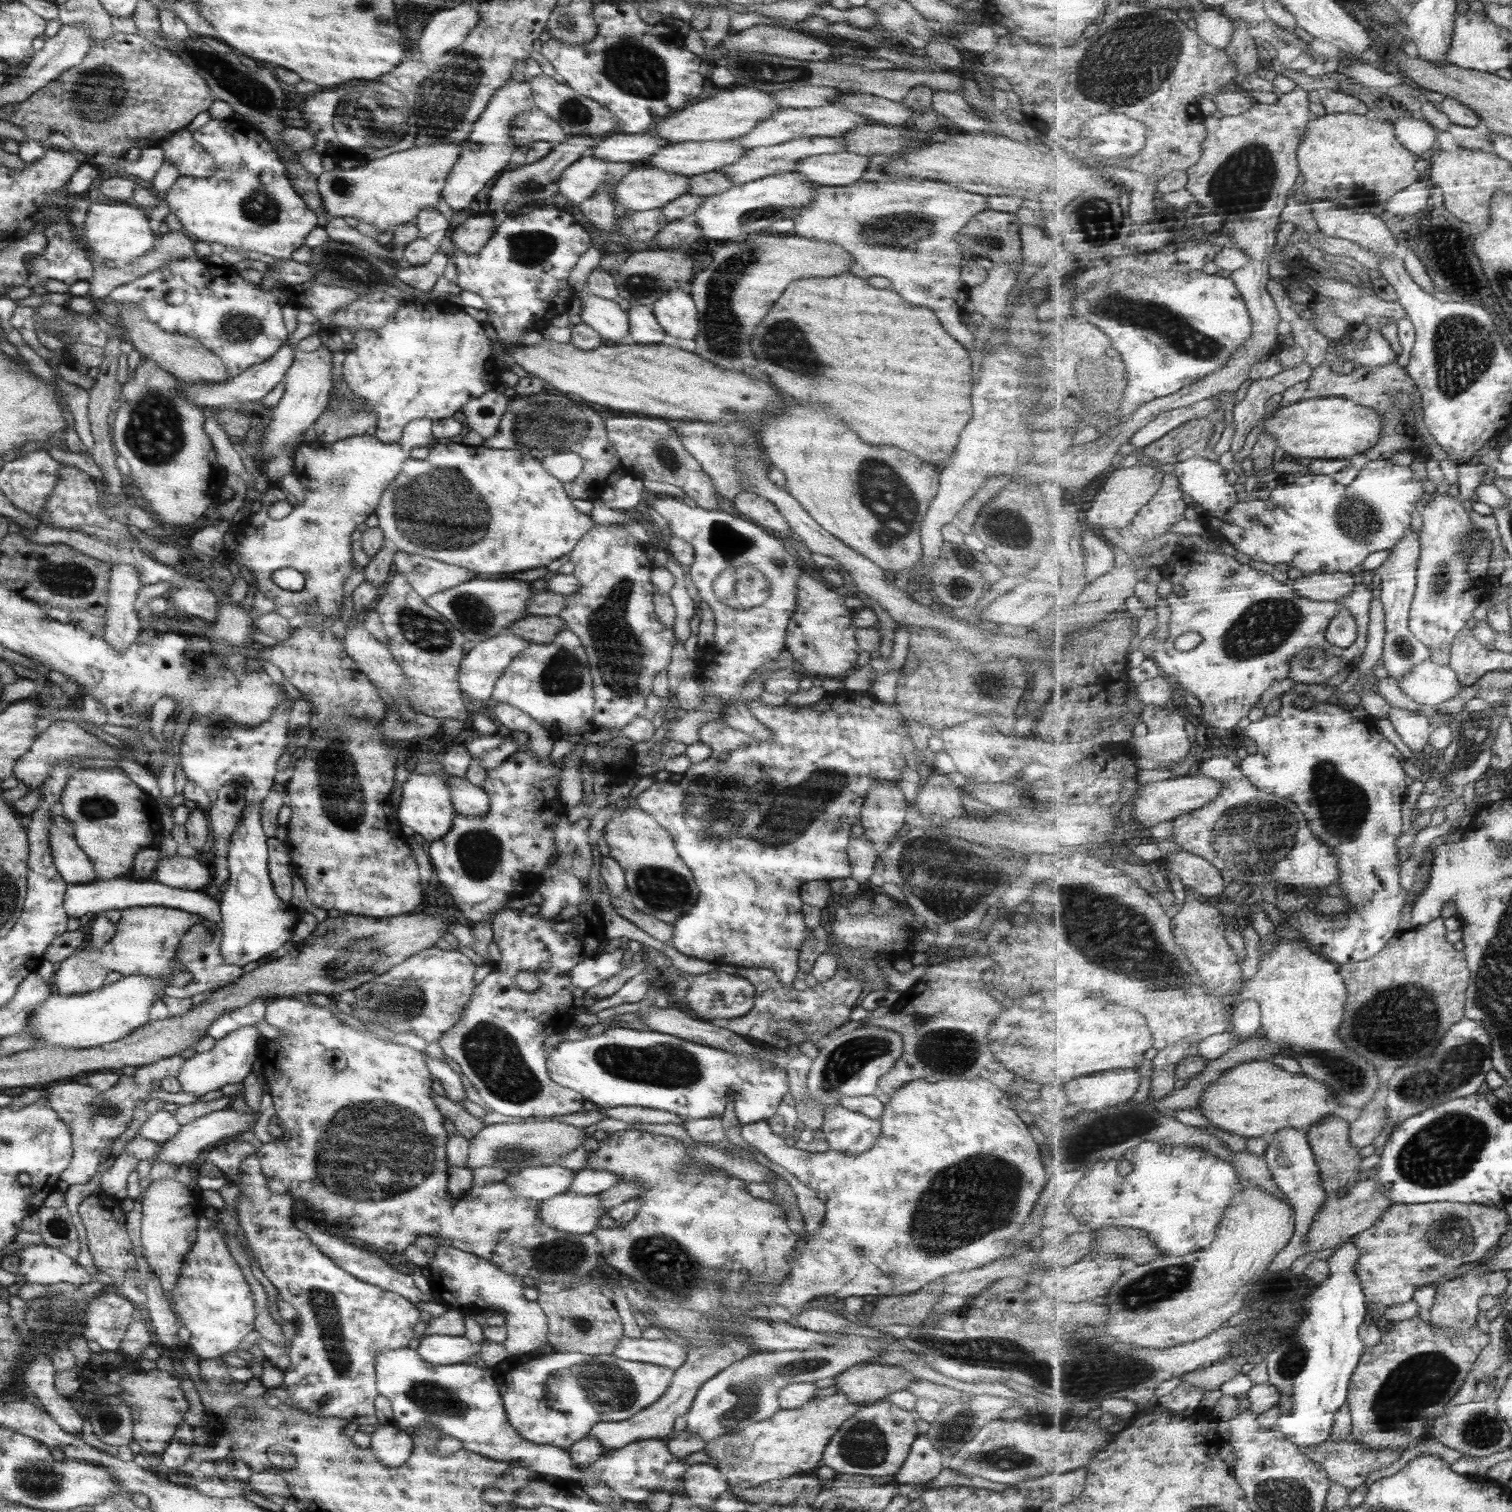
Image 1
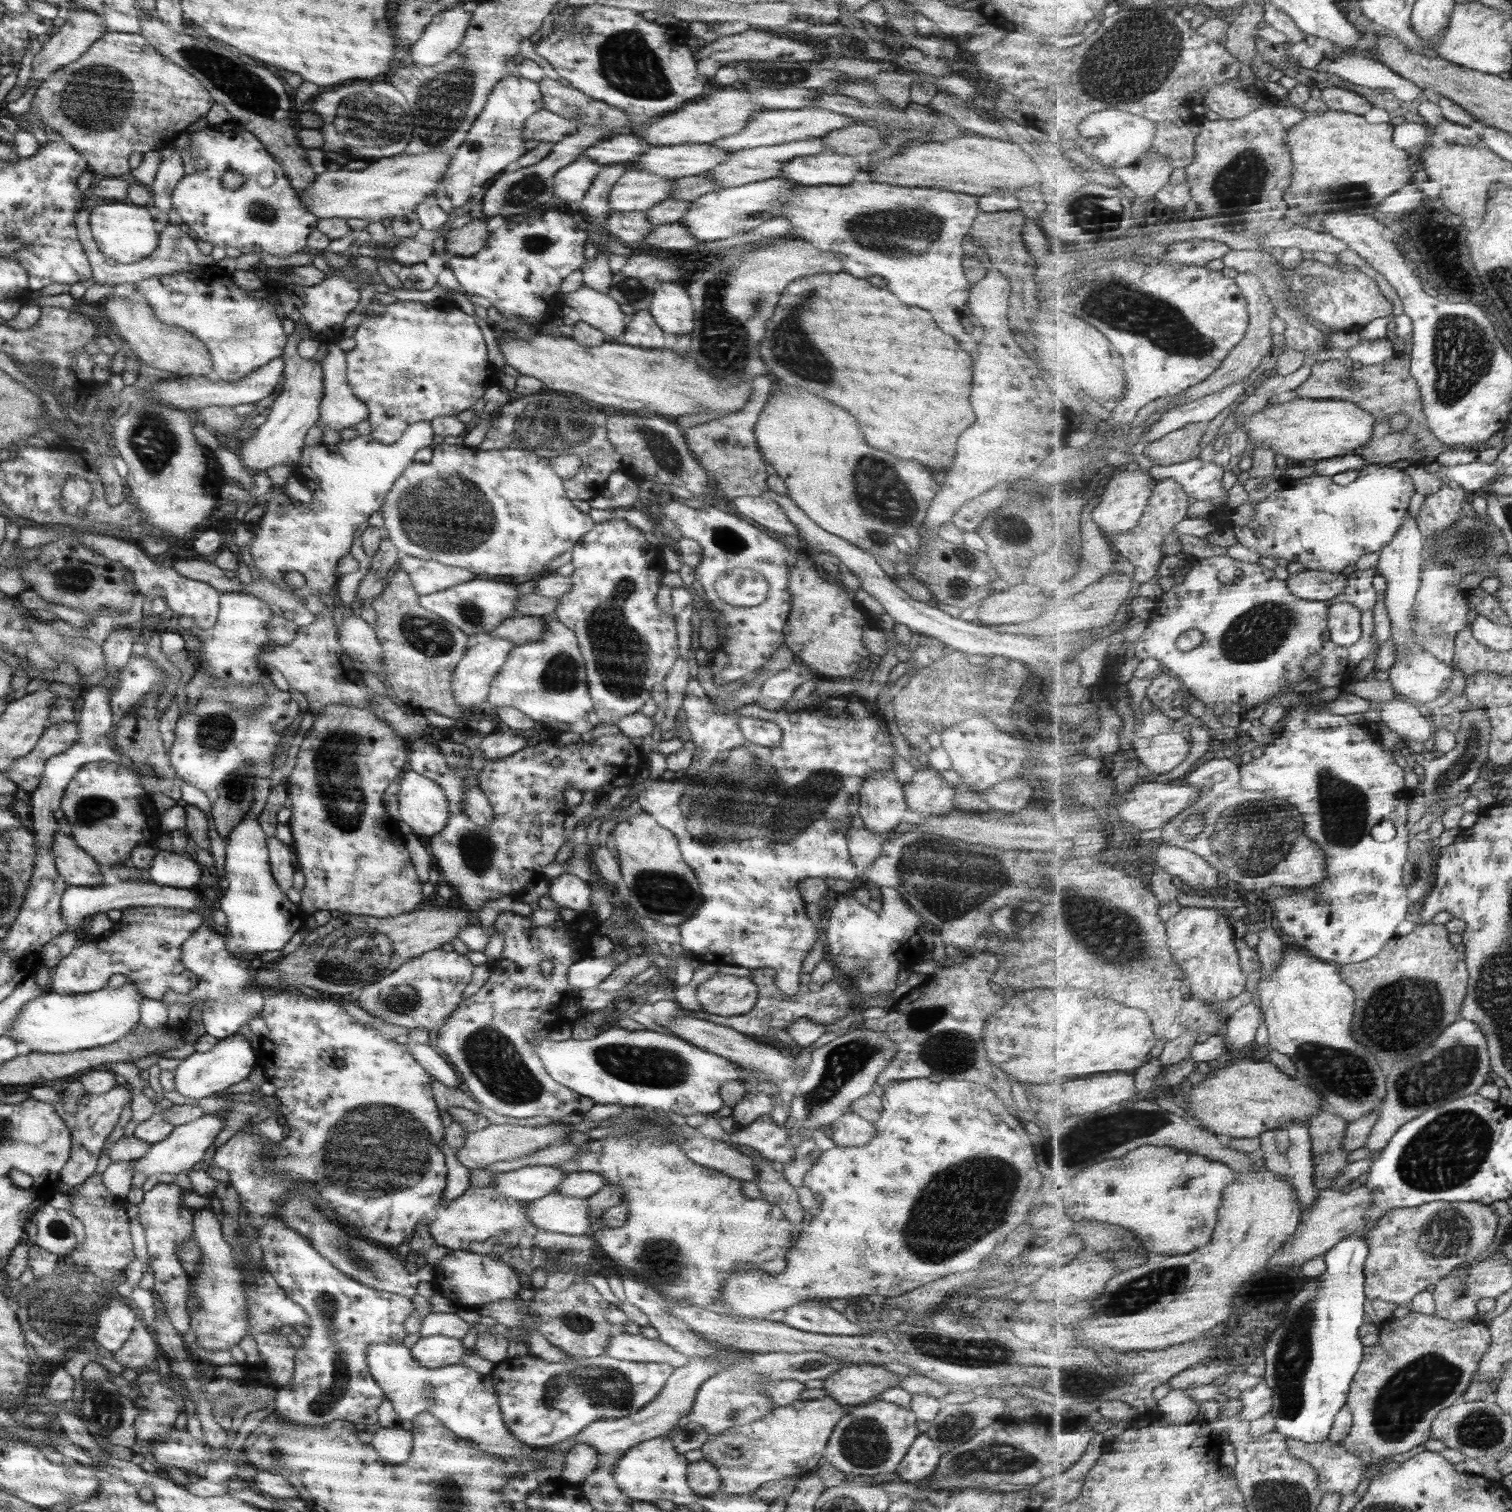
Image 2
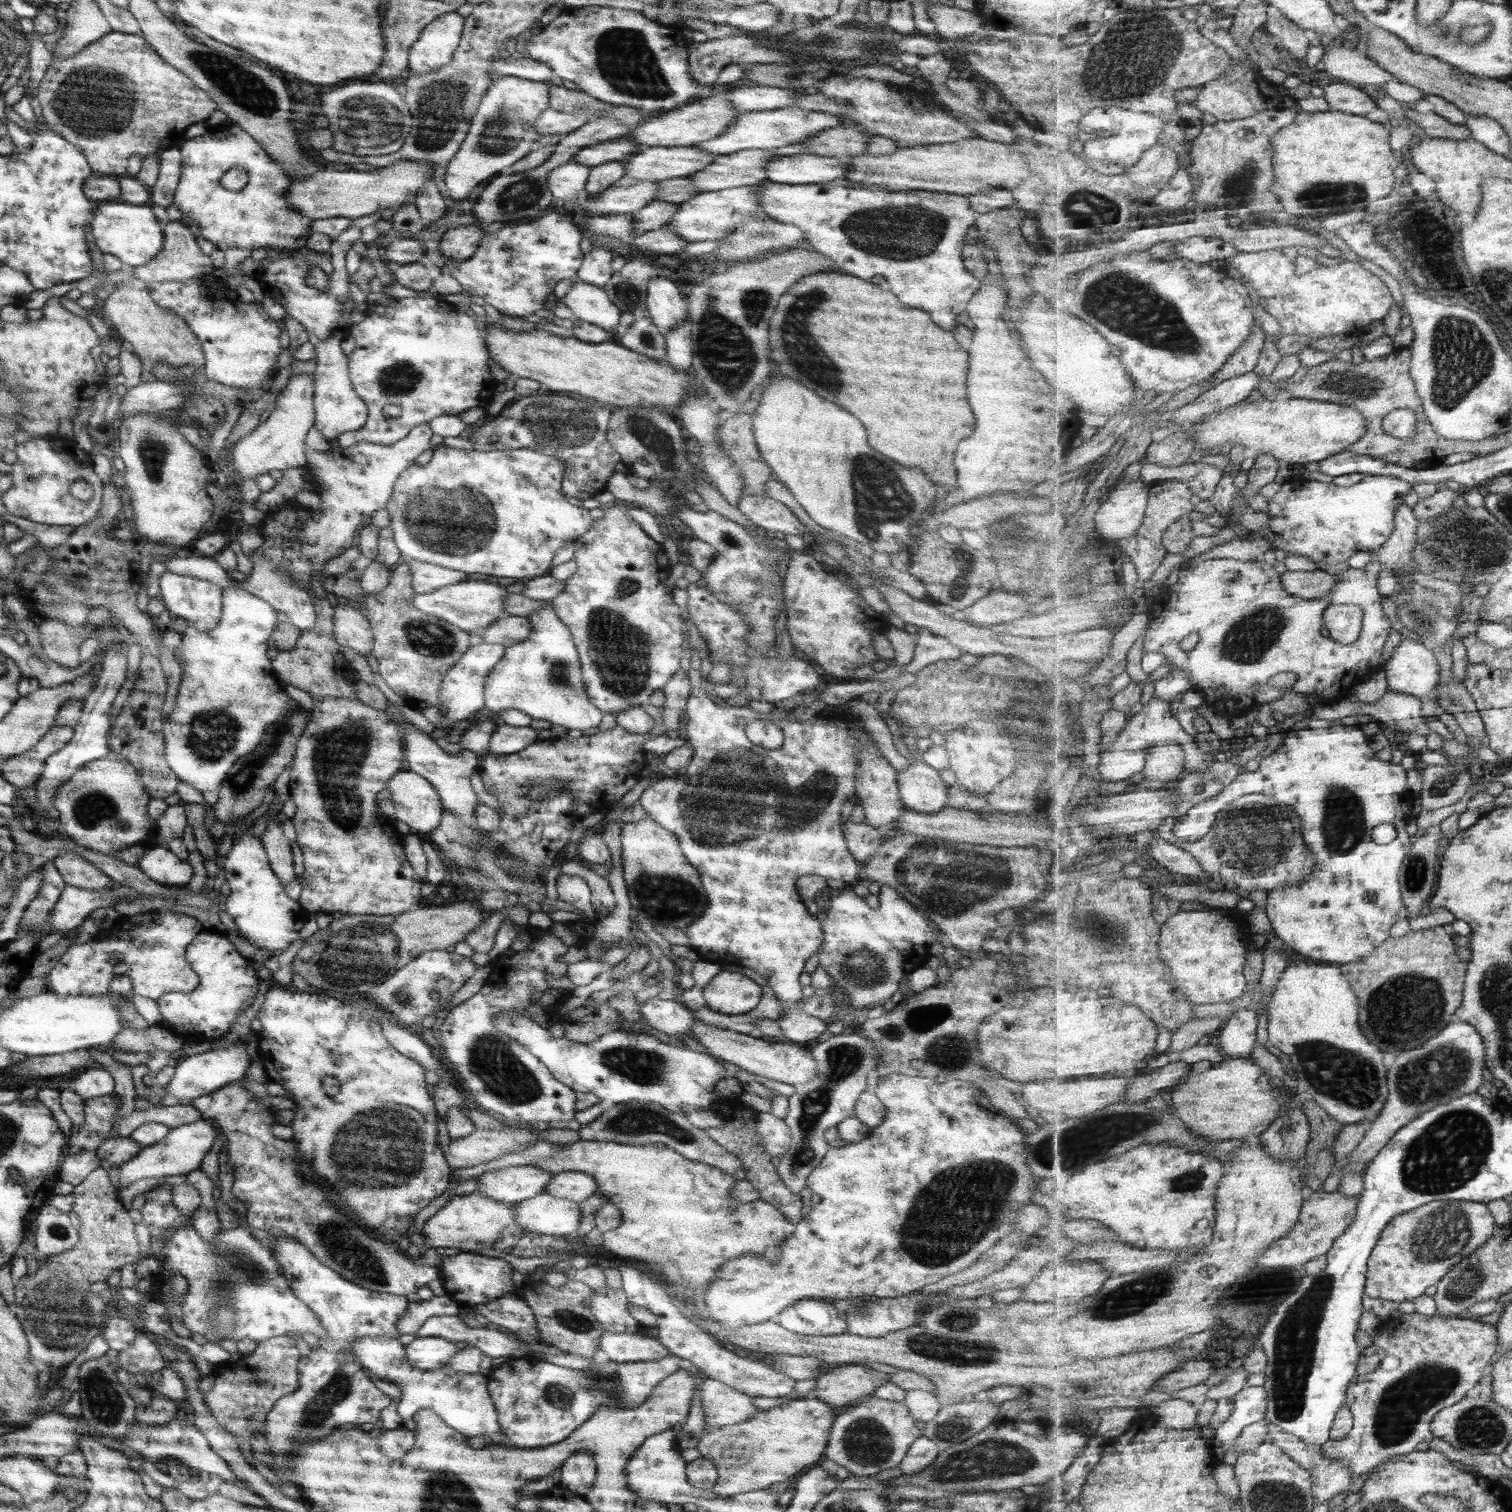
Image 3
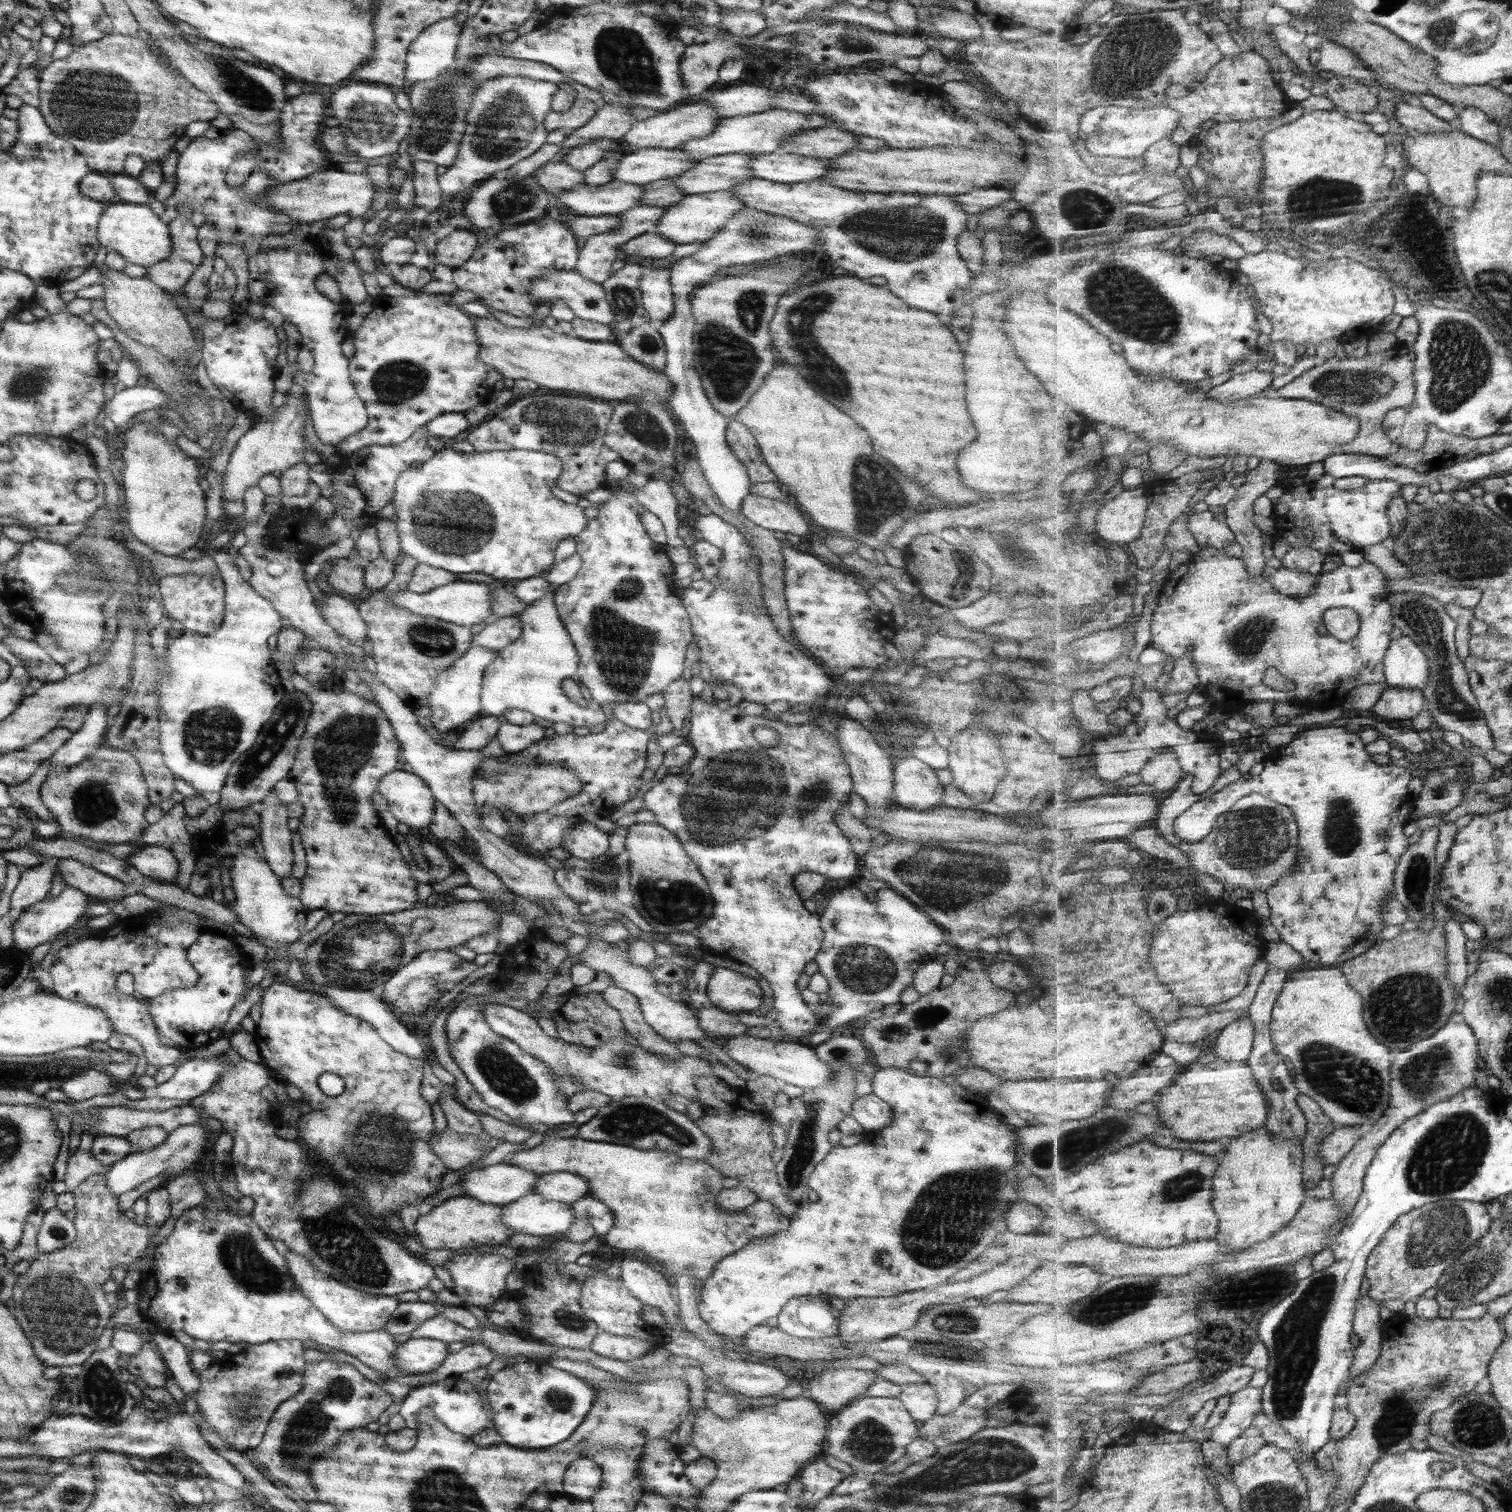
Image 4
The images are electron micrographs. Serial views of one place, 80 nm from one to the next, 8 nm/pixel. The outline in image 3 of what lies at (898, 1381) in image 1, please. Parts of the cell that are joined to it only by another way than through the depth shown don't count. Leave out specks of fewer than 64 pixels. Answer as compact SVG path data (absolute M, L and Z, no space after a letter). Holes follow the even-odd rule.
M837 1365L830 1367L816 1378L815 1388L812 1391L816 1400L826 1402L831 1408L848 1408L863 1398L872 1396L872 1392L878 1386L888 1381L886 1374L863 1365Z

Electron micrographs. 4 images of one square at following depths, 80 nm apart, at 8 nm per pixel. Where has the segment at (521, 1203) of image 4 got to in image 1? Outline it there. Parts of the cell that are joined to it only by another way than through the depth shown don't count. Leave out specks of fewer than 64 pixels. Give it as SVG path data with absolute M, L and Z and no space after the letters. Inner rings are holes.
M562 1193L540 1201L537 1218L543 1226L584 1236L596 1231L597 1221L607 1213L599 1204L597 1195Z

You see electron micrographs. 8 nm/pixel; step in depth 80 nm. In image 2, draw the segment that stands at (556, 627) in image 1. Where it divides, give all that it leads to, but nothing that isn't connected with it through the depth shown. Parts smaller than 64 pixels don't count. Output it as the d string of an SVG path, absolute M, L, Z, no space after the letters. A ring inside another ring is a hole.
M517 615L501 622L492 632L488 632L487 638L505 639L514 646L521 646L526 642L539 640L543 633L544 622L541 617Z

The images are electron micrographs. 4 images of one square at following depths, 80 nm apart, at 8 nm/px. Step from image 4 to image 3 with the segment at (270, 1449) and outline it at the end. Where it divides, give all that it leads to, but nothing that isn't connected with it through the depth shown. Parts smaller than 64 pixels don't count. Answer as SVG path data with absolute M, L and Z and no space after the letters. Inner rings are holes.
M273 1236L270 1251L283 1279L289 1283L291 1293L313 1312L326 1334L326 1339L319 1339L307 1356L299 1357L297 1388L281 1396L266 1412L265 1438L271 1444L273 1460L279 1466L285 1466L281 1462L295 1444L312 1442L333 1432L337 1426L359 1426L379 1420L379 1413L391 1399L365 1375L364 1368L350 1351L350 1344L364 1336L397 1339L400 1332L396 1322L409 1302L406 1297L371 1292L347 1282L292 1238Z

